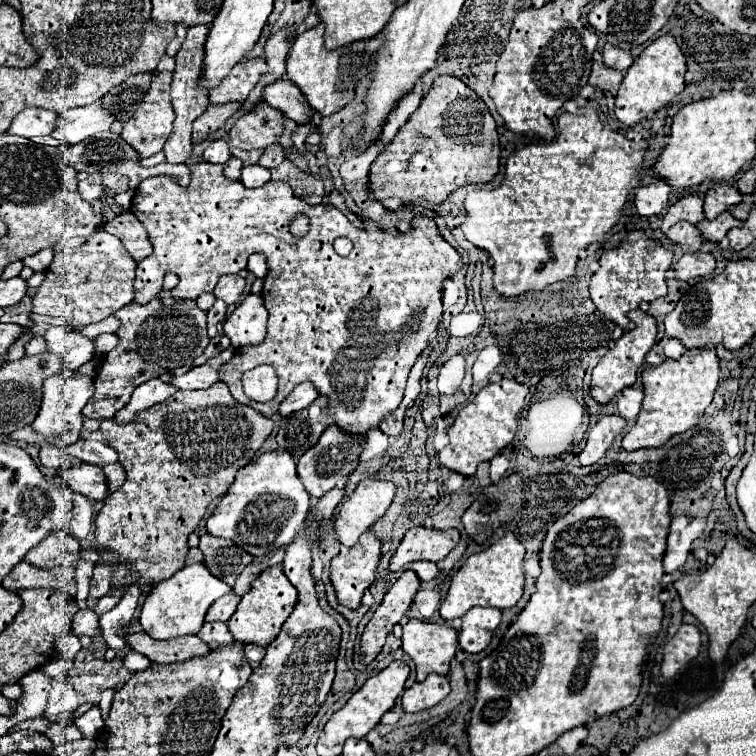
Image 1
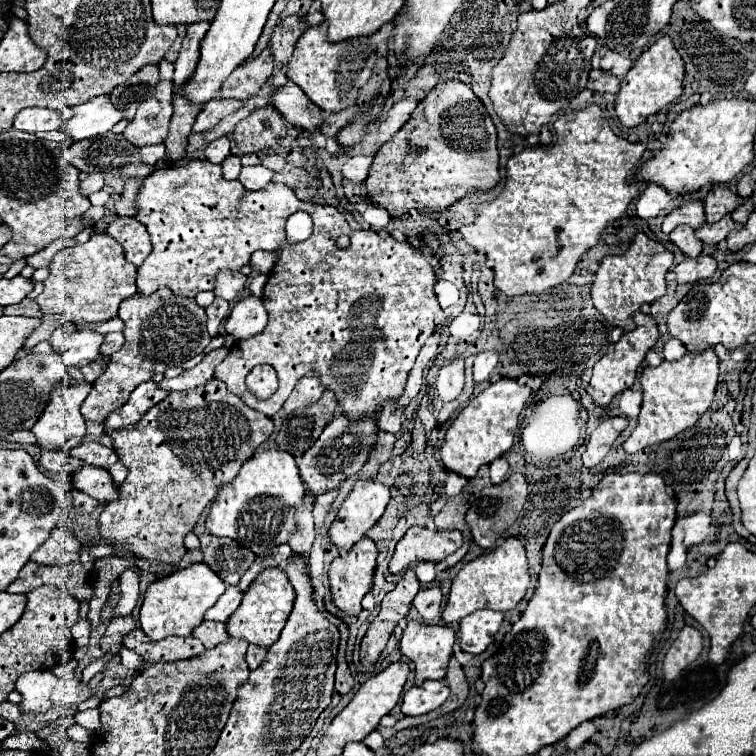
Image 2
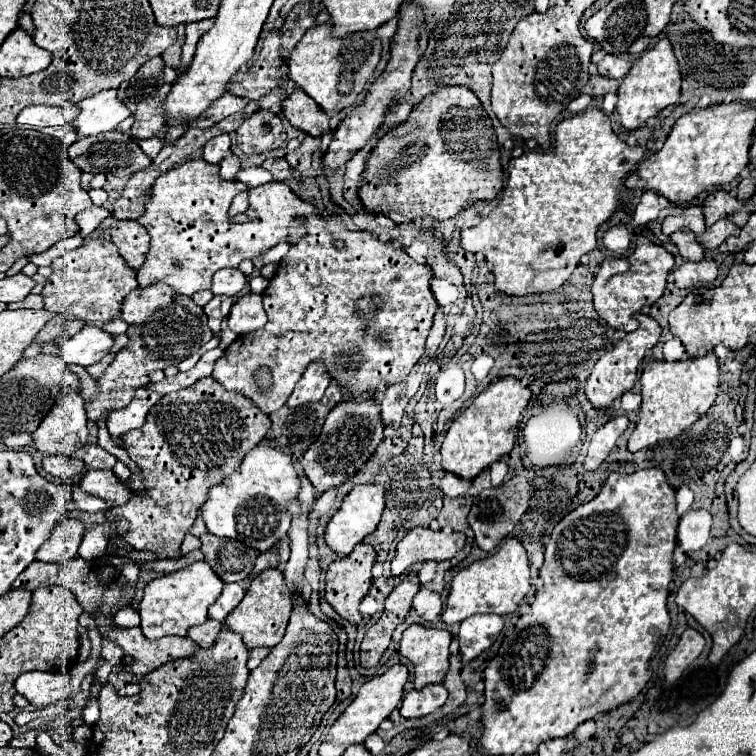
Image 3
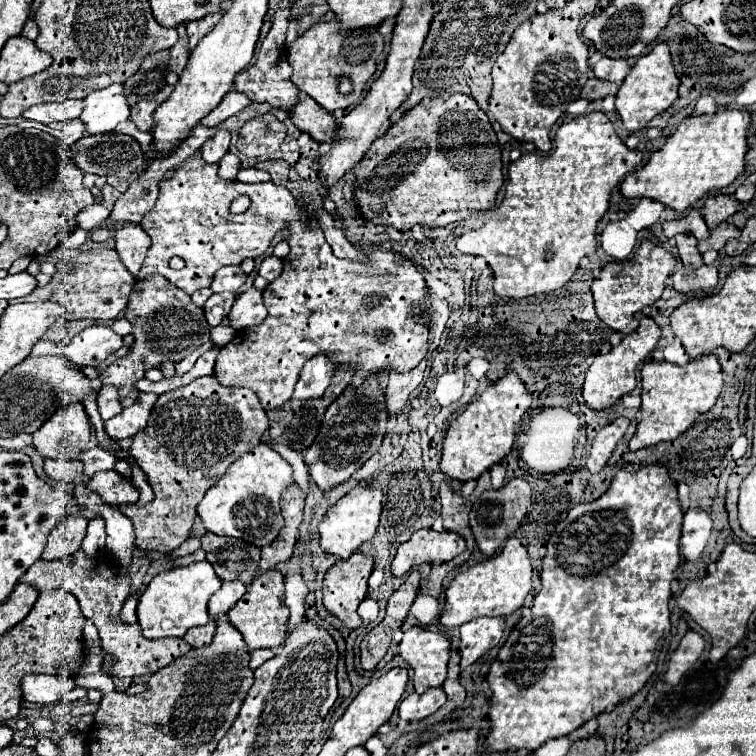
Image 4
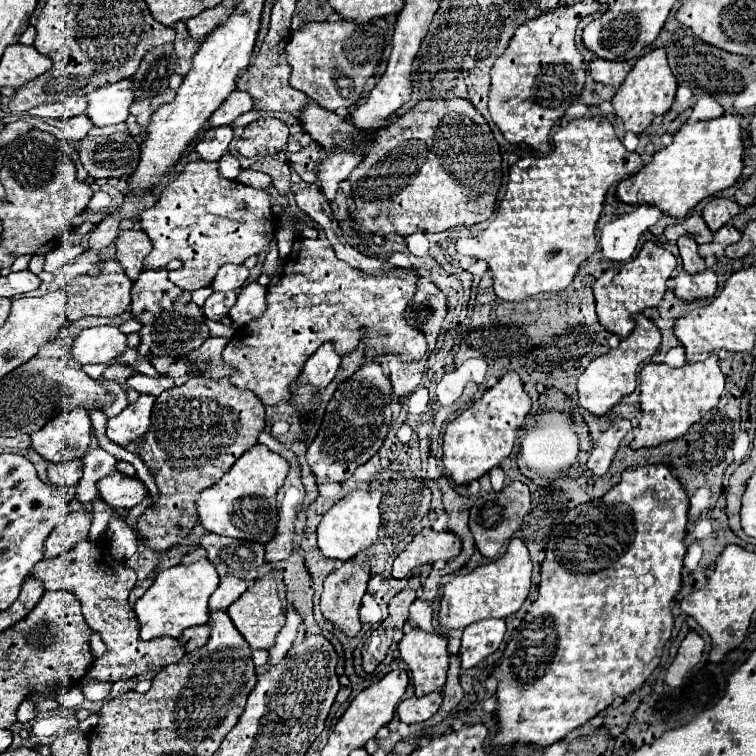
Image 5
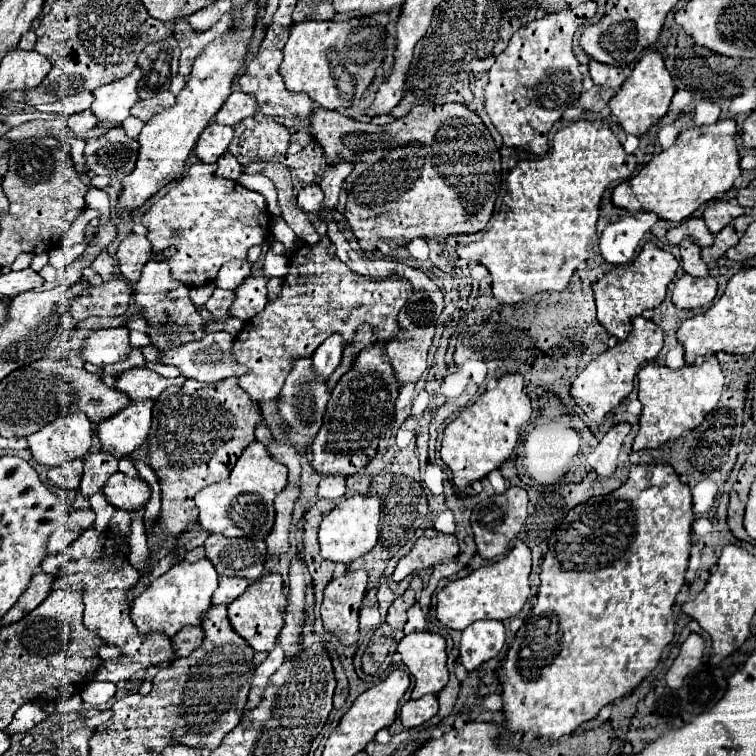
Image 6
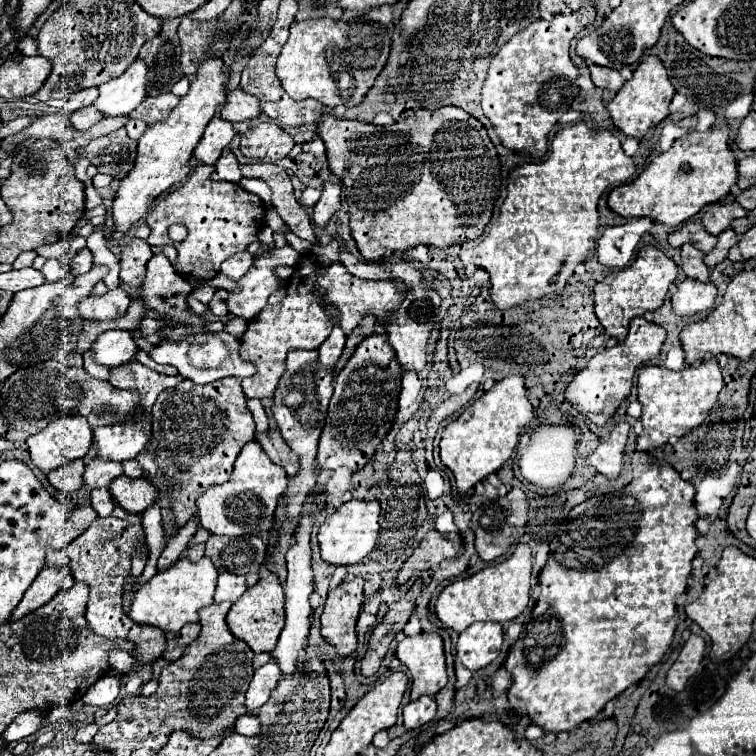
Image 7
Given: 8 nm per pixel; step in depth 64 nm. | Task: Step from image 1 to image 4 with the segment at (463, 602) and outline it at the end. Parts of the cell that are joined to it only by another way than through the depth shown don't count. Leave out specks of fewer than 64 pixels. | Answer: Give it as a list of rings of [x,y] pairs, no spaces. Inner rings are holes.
[[[508,538],[502,552],[468,568],[466,572],[456,574],[446,590],[446,604],[440,614],[440,622],[448,628],[462,626],[478,616],[508,616],[518,610],[530,592],[532,566],[526,554],[526,548],[518,538]]]

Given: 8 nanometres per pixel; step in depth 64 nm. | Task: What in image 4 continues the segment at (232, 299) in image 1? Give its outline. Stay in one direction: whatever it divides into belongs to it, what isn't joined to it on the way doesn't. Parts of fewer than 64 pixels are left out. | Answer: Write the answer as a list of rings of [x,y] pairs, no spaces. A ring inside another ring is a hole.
[[[222,266],[212,282],[212,292],[238,292],[246,282],[246,274],[240,266]]]

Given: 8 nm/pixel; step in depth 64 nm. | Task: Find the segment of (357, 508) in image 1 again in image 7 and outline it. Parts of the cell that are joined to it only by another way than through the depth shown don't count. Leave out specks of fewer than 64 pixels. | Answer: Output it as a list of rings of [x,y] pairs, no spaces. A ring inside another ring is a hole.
[[[350,500],[344,502],[332,516],[318,530],[318,542],[322,550],[322,560],[328,564],[356,564],[364,556],[368,556],[378,538],[378,516],[380,516],[380,502],[378,500]]]

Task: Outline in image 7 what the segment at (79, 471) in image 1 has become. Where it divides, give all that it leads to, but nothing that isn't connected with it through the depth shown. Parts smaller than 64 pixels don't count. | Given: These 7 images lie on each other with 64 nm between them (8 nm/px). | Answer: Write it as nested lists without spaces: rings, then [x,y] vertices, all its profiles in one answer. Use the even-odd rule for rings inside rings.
[[[118,476],[108,486],[112,500],[126,512],[142,514],[158,498],[154,484],[148,478],[128,478]]]

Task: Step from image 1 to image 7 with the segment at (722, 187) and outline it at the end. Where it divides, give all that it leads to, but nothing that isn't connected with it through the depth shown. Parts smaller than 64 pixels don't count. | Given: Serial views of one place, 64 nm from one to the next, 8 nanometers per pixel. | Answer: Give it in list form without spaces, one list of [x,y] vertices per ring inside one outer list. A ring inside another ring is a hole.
[[[714,202],[714,204],[710,204],[710,206],[706,208],[706,212],[704,212],[704,216],[702,216],[702,224],[704,224],[704,228],[706,228],[710,234],[718,236],[722,230],[730,228],[732,220],[742,218],[742,216],[746,216],[746,214],[748,214],[748,212],[746,212],[738,202],[732,202],[732,204]]]

